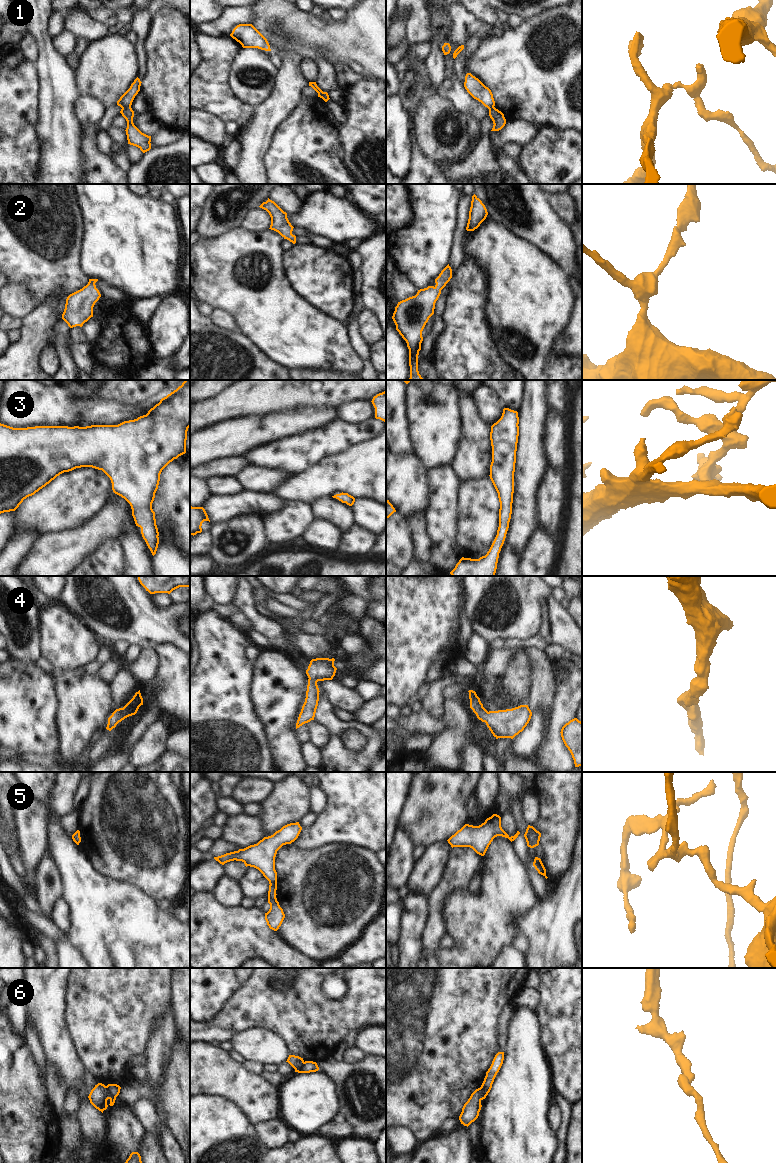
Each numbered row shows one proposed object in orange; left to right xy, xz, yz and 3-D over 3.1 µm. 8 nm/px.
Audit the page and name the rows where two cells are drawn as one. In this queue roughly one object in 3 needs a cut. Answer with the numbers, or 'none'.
1, 6

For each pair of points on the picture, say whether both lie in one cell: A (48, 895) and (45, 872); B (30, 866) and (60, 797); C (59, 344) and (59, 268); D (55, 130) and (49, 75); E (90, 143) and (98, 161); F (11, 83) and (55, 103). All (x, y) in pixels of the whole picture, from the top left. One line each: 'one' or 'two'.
A: one
B: one
C: one
D: one
E: one
F: two

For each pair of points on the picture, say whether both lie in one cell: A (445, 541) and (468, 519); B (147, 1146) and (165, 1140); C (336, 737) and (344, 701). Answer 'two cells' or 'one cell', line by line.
A: two cells
B: two cells
C: two cells

